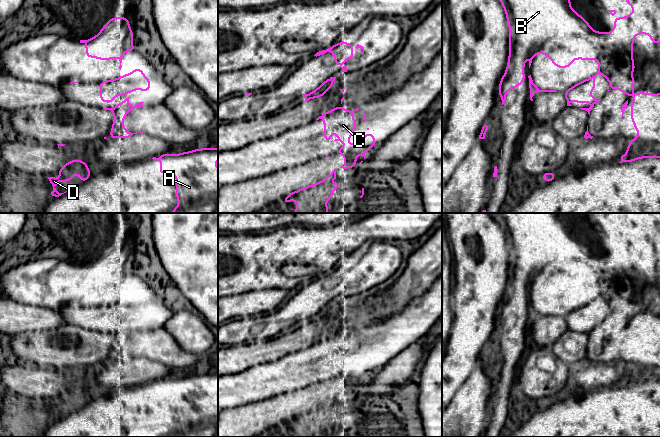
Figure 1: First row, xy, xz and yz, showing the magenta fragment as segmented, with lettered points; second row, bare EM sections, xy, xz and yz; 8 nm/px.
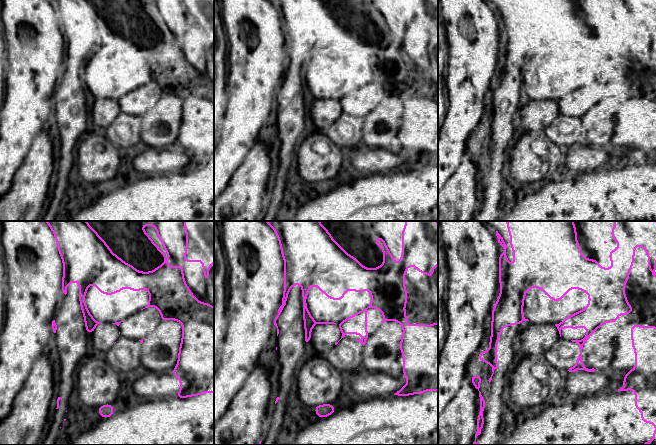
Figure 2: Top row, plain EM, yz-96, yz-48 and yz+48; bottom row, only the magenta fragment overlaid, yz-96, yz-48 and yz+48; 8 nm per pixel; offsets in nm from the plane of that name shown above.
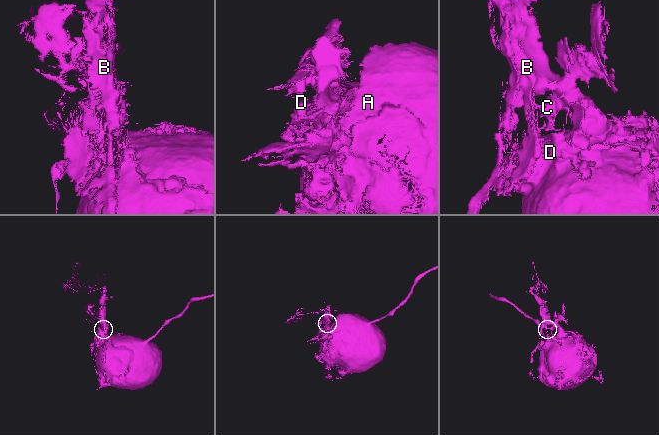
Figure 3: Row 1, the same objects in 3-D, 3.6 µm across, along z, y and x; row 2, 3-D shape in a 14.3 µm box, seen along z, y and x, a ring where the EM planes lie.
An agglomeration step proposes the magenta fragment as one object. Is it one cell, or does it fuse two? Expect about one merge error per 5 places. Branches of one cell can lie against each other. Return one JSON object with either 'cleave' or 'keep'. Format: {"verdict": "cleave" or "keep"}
{"verdict": "keep"}

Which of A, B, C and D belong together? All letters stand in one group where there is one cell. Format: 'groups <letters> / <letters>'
groups A B C D

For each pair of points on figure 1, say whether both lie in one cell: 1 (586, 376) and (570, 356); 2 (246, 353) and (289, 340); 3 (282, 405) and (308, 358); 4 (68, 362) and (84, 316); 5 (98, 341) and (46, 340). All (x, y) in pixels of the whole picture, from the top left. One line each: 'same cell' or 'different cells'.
1: different cells
2: same cell
3: different cells
4: different cells
5: same cell

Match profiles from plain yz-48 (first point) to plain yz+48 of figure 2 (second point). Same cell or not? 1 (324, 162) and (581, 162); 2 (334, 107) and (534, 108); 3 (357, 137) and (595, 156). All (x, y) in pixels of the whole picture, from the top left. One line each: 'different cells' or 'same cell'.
1: different cells
2: same cell
3: different cells

